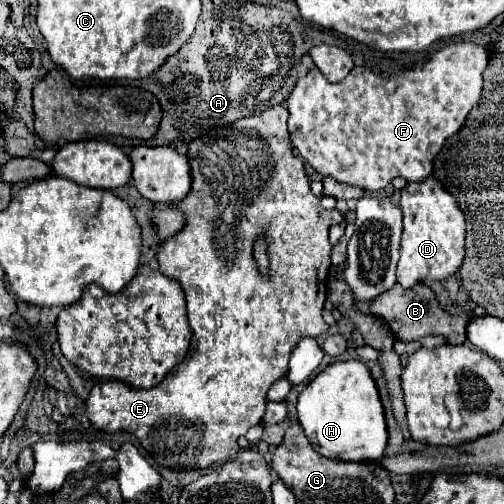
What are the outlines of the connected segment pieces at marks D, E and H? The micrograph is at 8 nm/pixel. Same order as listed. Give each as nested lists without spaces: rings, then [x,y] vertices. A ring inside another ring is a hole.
[[[427,177],[419,183],[407,183],[401,191],[403,209],[403,239],[401,259],[397,265],[397,281],[403,287],[411,287],[419,281],[443,281],[455,275],[465,259],[465,217],[457,207],[453,195],[449,195],[435,177]]]
[[[275,105],[267,111],[263,111],[257,117],[245,117],[229,127],[223,129],[221,137],[215,139],[195,139],[189,143],[189,159],[191,159],[191,173],[193,173],[193,187],[191,193],[179,203],[179,209],[187,215],[187,225],[183,227],[181,233],[175,237],[167,239],[165,243],[159,245],[159,271],[171,279],[177,279],[185,291],[185,301],[187,301],[187,317],[189,325],[193,329],[193,339],[189,353],[183,363],[179,363],[173,373],[169,373],[157,387],[151,389],[135,389],[129,387],[123,381],[103,381],[97,383],[87,399],[87,417],[93,423],[93,427],[105,431],[105,433],[115,433],[115,431],[127,431],[139,439],[139,443],[147,449],[147,453],[163,467],[177,469],[177,471],[191,471],[191,469],[205,469],[213,463],[223,463],[227,459],[233,459],[239,451],[237,439],[247,433],[249,427],[259,425],[265,413],[265,393],[269,391],[271,383],[277,381],[287,373],[289,357],[295,345],[309,335],[323,335],[329,331],[329,325],[323,321],[323,303],[325,303],[325,285],[327,285],[327,275],[331,267],[331,243],[329,243],[329,227],[337,225],[343,221],[343,215],[337,209],[325,211],[321,209],[321,199],[311,193],[309,179],[303,169],[303,161],[293,153],[289,145],[289,133],[287,133],[287,107]],[[259,233],[265,233],[267,243],[269,243],[269,253],[271,253],[271,275],[263,277],[257,271],[255,259],[253,259],[253,243]]]
[[[349,359],[327,365],[327,369],[311,379],[299,393],[297,415],[313,449],[323,457],[341,461],[381,461],[389,433],[377,383],[363,361]]]

